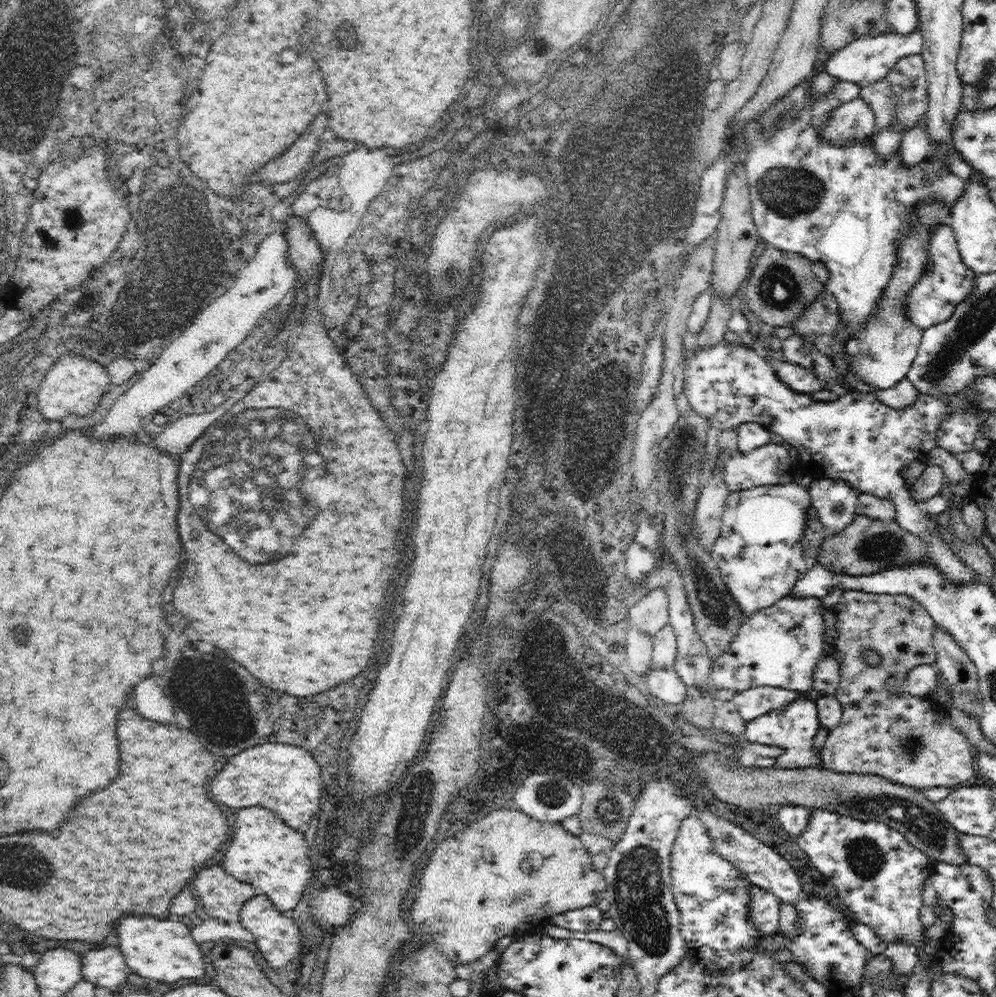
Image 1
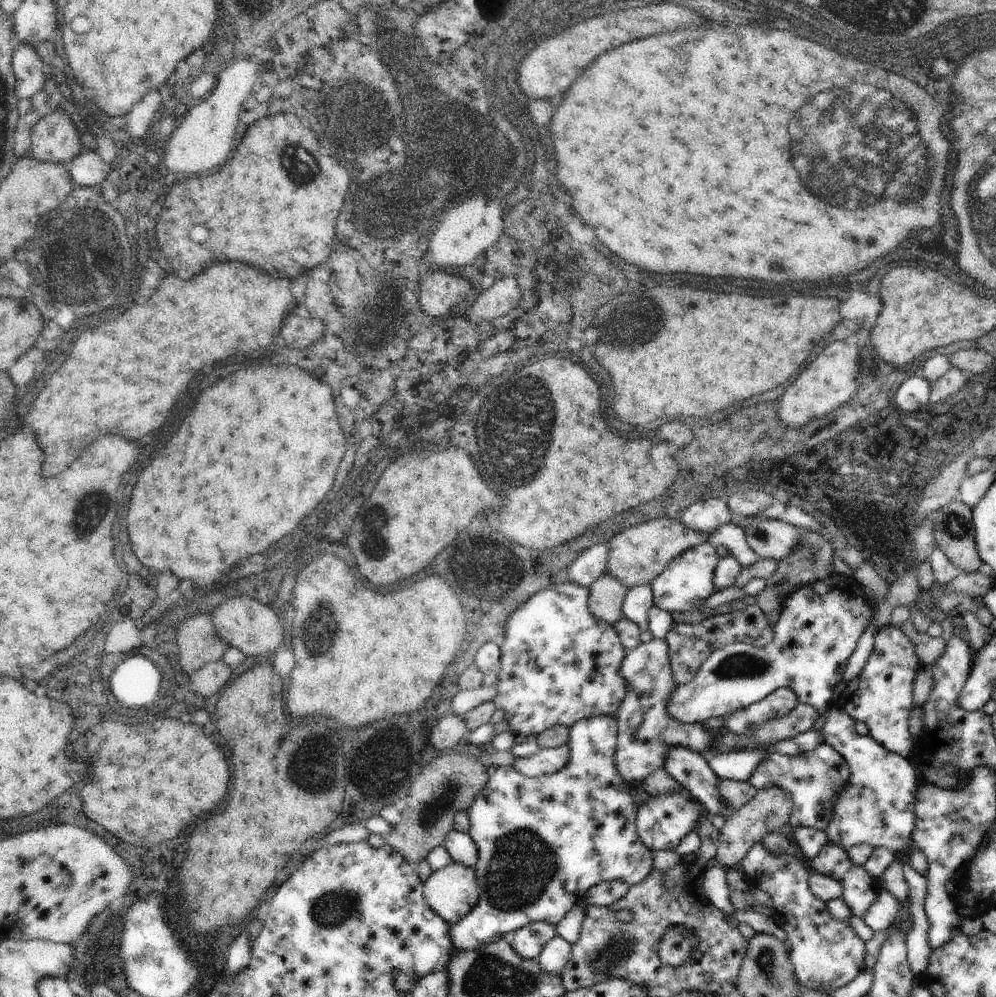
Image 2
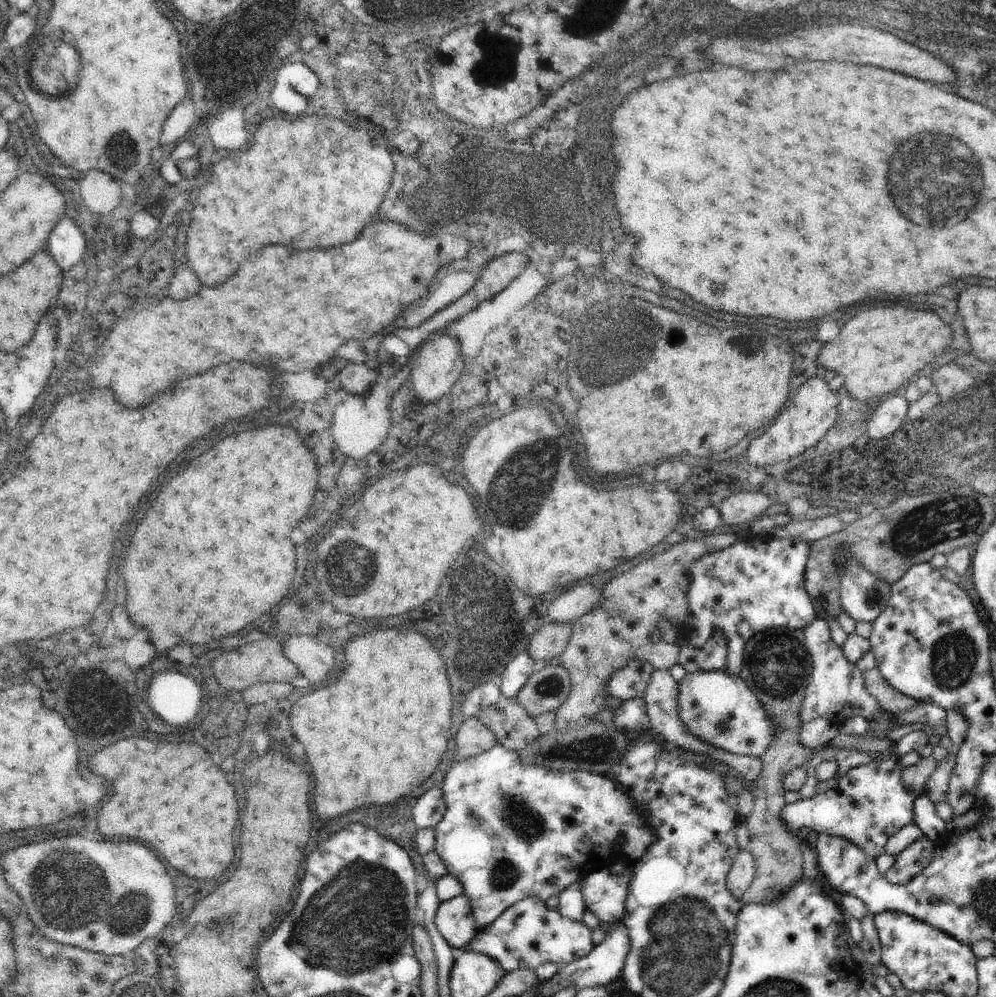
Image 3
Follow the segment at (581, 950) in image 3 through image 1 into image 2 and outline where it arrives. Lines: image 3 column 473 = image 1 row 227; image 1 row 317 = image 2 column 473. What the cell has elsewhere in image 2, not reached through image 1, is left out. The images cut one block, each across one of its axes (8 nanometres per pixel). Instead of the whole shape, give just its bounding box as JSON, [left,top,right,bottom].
[449,716,653,956]

